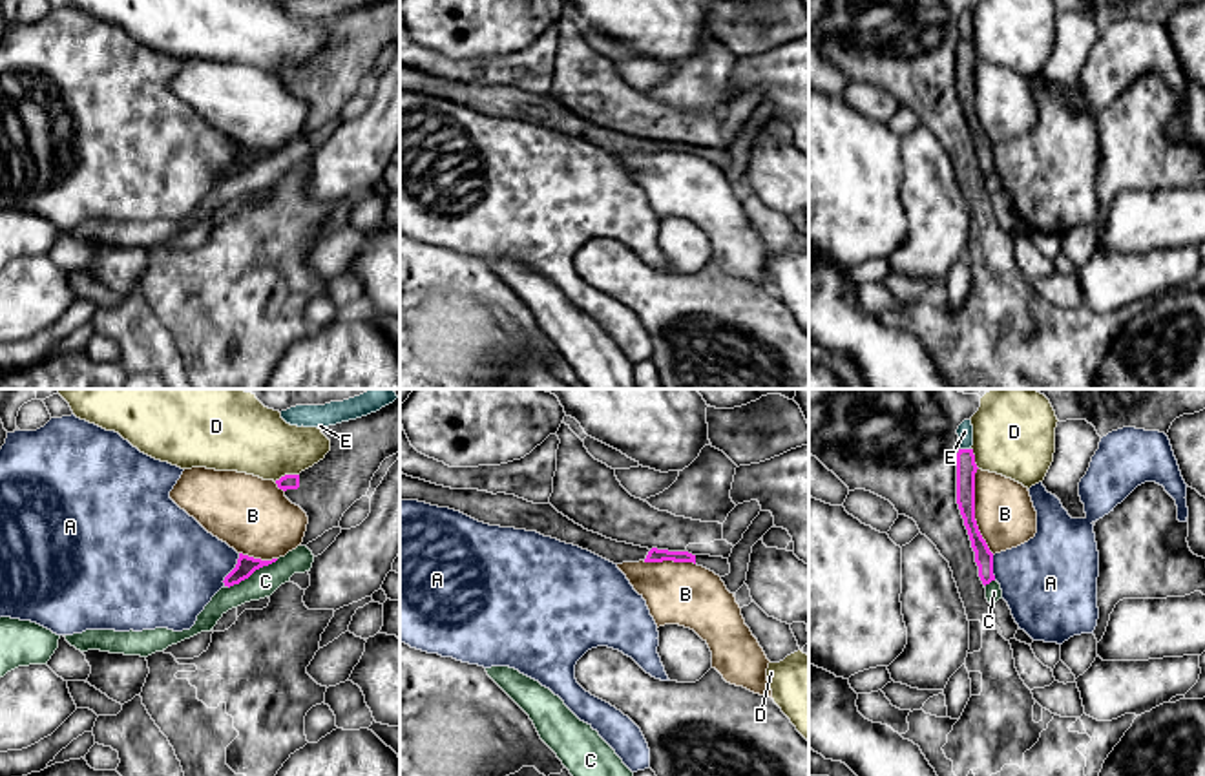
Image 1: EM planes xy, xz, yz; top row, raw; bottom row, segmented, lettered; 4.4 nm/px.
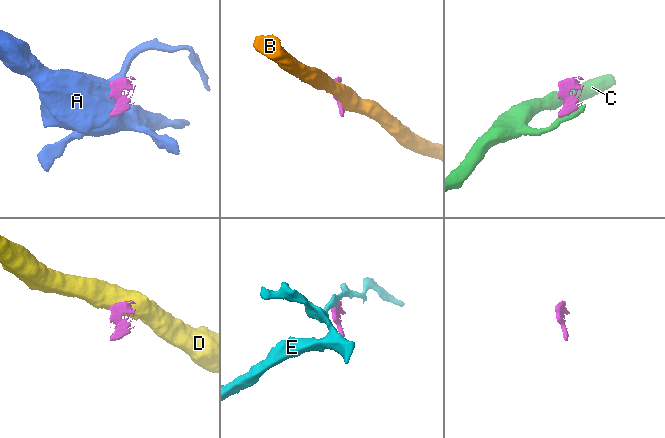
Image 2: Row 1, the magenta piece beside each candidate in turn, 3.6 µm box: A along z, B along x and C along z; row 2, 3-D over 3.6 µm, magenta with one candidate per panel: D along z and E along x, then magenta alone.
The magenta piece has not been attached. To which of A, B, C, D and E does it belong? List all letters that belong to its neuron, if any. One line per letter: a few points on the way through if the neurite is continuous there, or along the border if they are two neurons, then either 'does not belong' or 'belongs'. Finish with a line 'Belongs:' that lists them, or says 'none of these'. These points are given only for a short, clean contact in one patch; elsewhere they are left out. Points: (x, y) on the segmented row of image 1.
A: along xy (240, 554), (234, 568), (223, 581), (225, 587) | does not belong
B: does not belong
C: along xy (278, 559), (227, 587) | does not belong
D: along xy (298, 473), (287, 473), (274, 481) | does not belong
E: along yz (961, 448), (970, 450) | does not belong
Belongs: none of these

